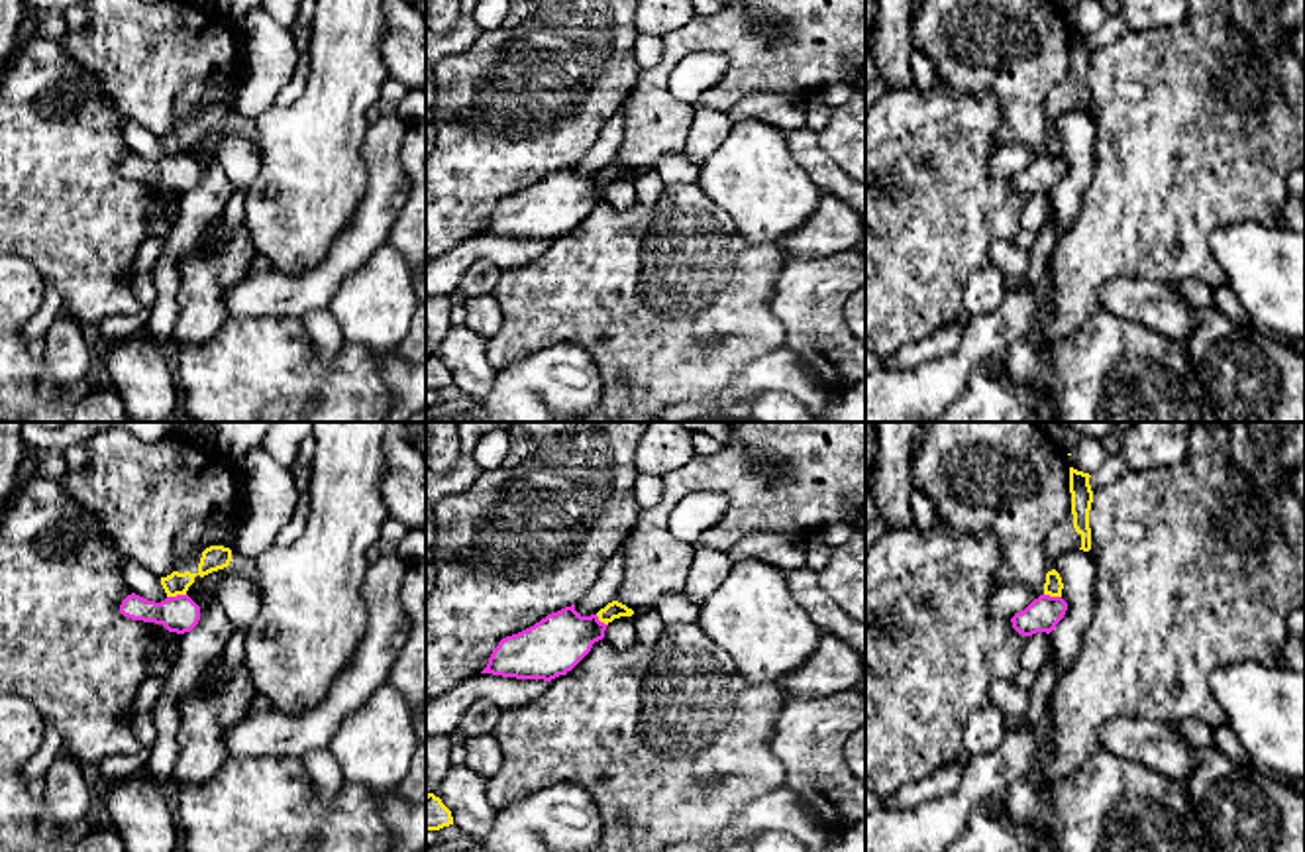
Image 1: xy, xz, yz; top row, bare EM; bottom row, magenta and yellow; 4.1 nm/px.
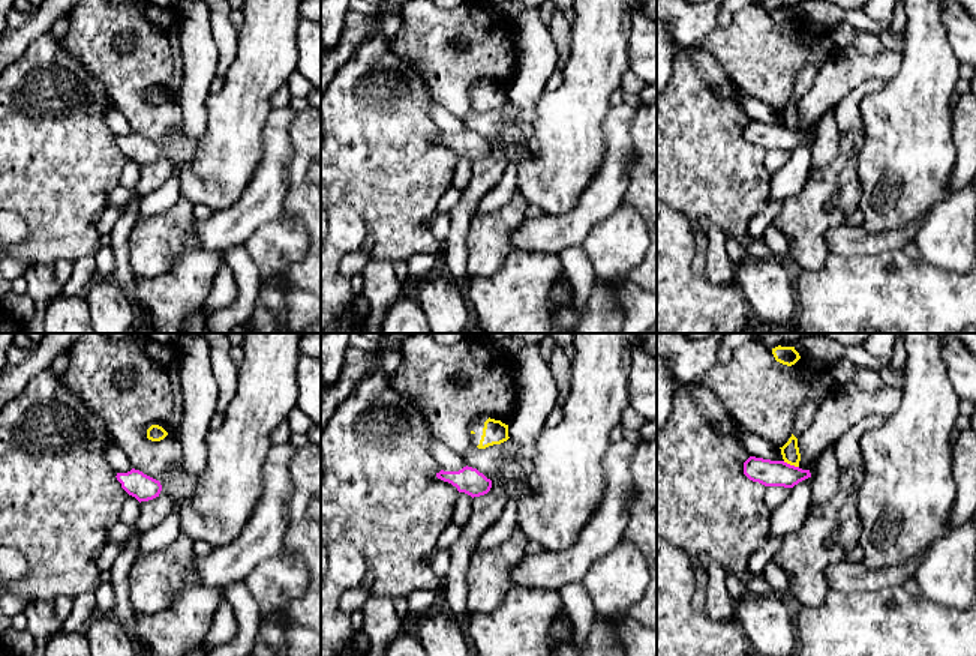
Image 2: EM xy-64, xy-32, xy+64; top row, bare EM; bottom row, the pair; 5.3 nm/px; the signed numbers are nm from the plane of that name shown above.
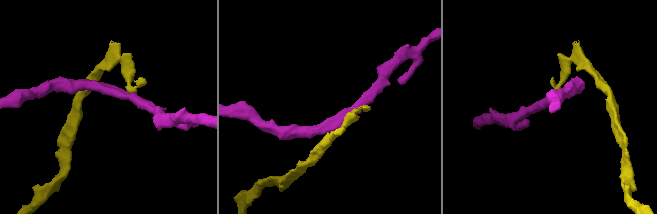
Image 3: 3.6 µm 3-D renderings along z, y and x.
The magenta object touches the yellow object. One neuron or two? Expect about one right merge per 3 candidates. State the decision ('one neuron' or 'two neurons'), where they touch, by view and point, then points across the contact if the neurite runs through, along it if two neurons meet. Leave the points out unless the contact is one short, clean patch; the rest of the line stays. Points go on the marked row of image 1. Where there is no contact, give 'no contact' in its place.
two neurons; contact xy (177, 595); border xy (185, 593), (167, 597)

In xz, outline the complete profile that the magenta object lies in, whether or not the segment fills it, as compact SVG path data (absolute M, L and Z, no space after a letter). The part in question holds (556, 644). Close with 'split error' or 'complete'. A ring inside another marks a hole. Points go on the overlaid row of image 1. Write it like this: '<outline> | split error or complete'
M575 605L565 607L502 638L481 673L551 681L571 671L604 638L606 626L597 614L581 616Z | complete

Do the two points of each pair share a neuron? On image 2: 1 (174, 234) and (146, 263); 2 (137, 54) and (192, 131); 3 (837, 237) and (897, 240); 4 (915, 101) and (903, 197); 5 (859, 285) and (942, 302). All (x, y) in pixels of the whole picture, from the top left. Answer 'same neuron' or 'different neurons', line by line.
1: same neuron
2: different neurons
3: same neuron
4: same neuron
5: same neuron

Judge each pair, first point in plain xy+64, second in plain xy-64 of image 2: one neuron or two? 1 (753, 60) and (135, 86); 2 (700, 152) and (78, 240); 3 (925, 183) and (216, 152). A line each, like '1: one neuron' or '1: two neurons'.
1: one neuron
2: one neuron
3: one neuron

